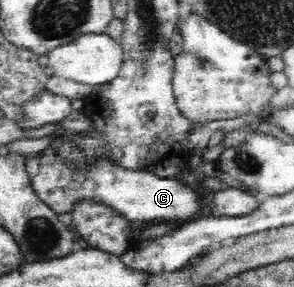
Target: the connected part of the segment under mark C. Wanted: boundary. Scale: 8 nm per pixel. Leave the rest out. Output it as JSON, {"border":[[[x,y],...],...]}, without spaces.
{"border":[[[48,147],[39,158],[28,158],[28,172],[32,184],[42,202],[53,208],[58,214],[70,212],[74,200],[78,196],[95,198],[127,216],[130,220],[152,222],[152,220],[170,220],[180,224],[190,222],[194,218],[204,216],[205,196],[198,188],[184,184],[180,178],[156,176],[150,171],[126,171],[116,166],[100,166],[92,168],[87,175],[72,173],[64,161],[54,158],[54,151]]]}

